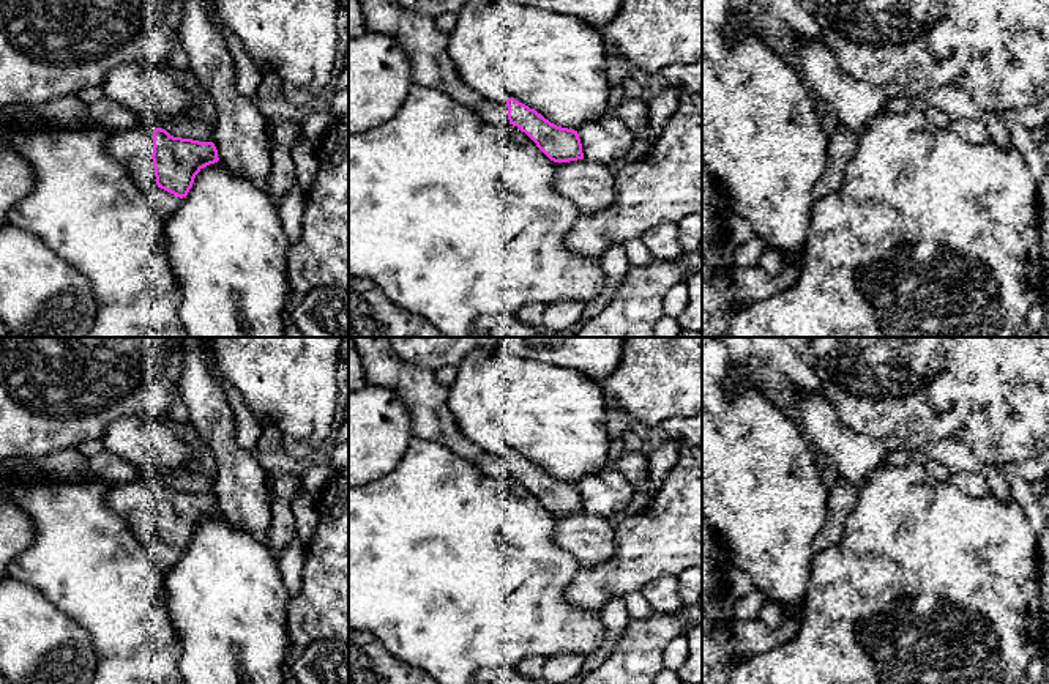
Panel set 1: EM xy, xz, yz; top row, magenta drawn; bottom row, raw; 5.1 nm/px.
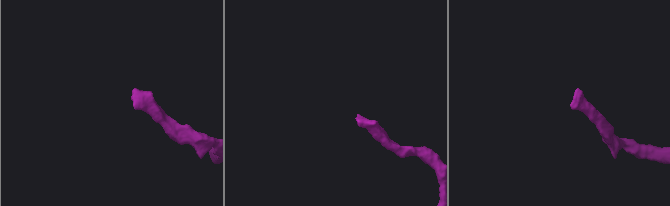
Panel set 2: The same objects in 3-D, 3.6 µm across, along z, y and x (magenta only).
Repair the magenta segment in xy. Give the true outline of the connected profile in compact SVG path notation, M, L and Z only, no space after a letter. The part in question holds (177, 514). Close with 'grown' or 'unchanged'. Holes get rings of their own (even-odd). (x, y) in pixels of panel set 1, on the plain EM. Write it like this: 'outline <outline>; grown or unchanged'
outline M144 478L110 485L106 501L140 542L161 541L180 552L188 548L203 520L219 514L213 495L174 490Z; grown

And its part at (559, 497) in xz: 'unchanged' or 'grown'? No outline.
grown

